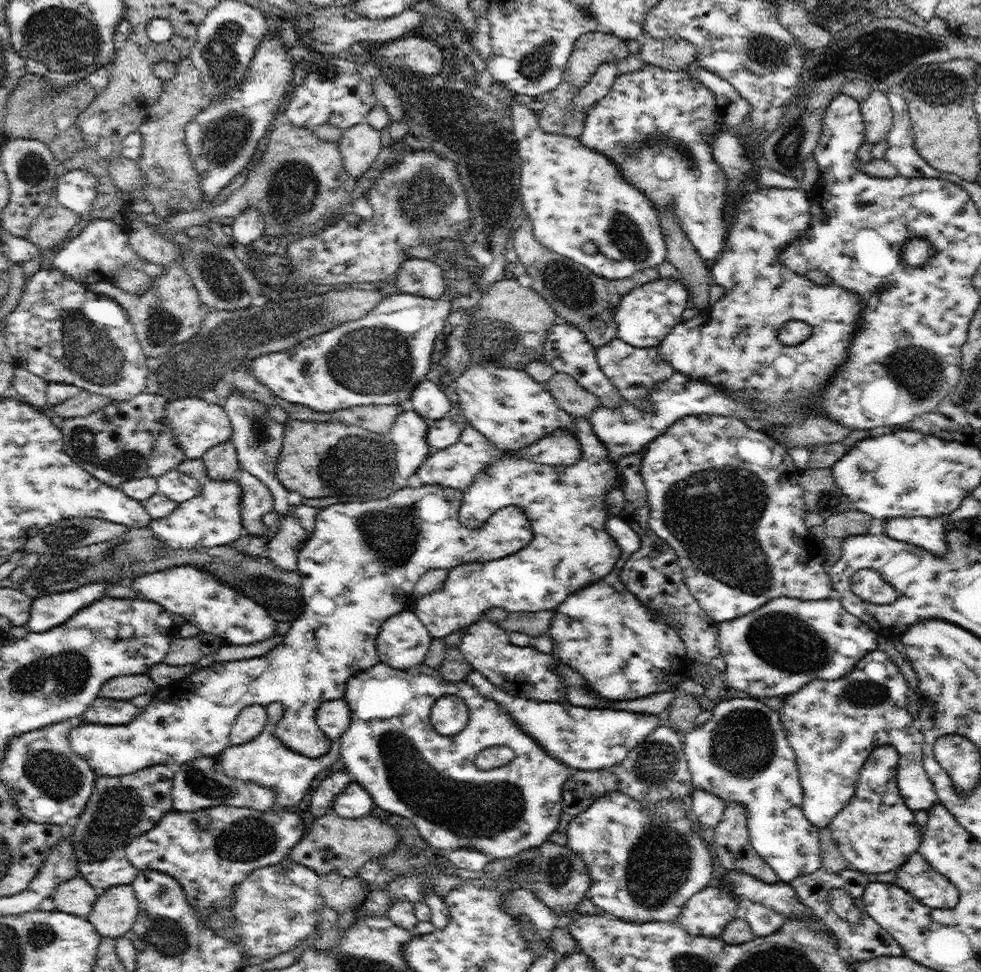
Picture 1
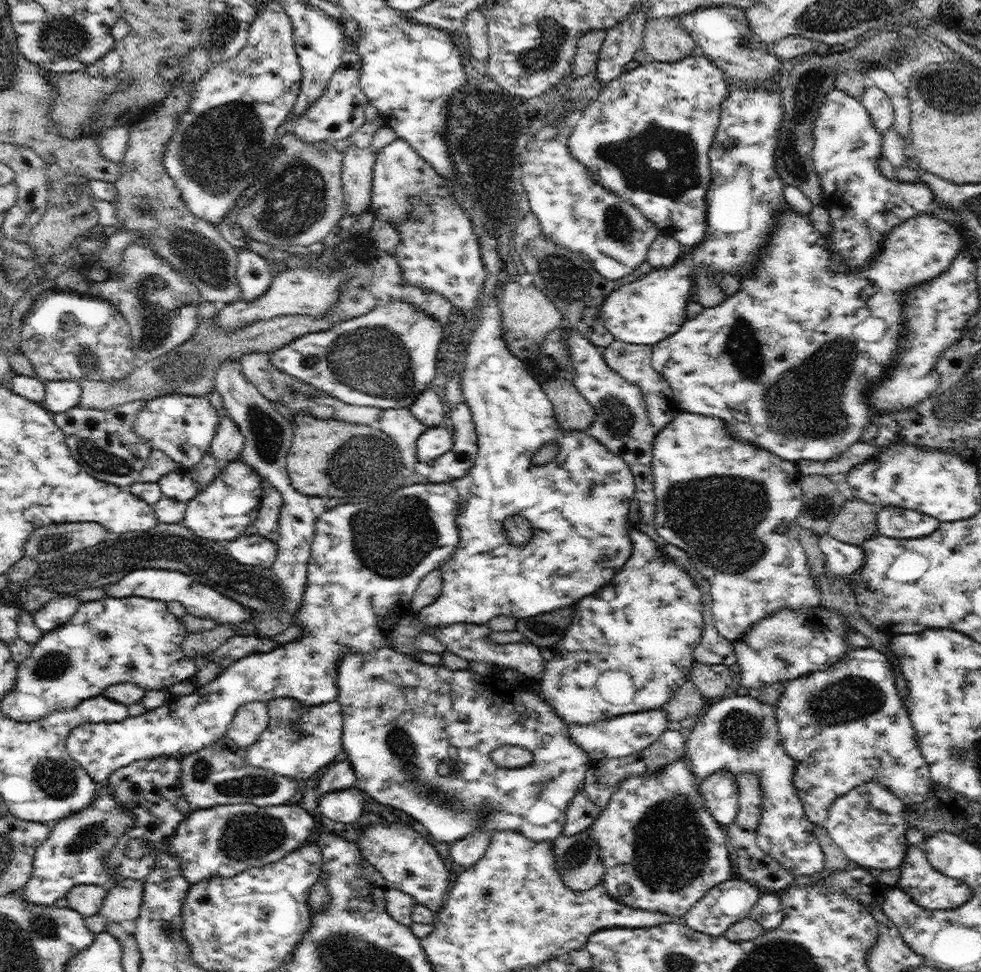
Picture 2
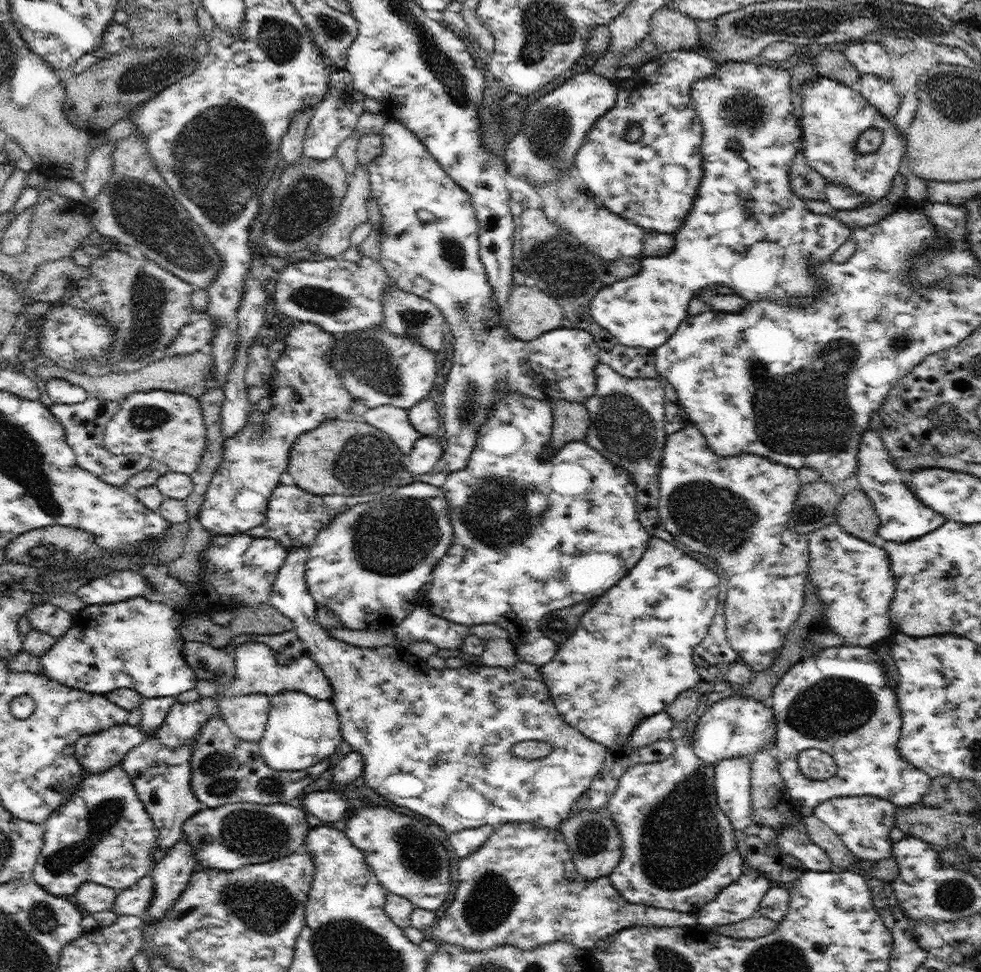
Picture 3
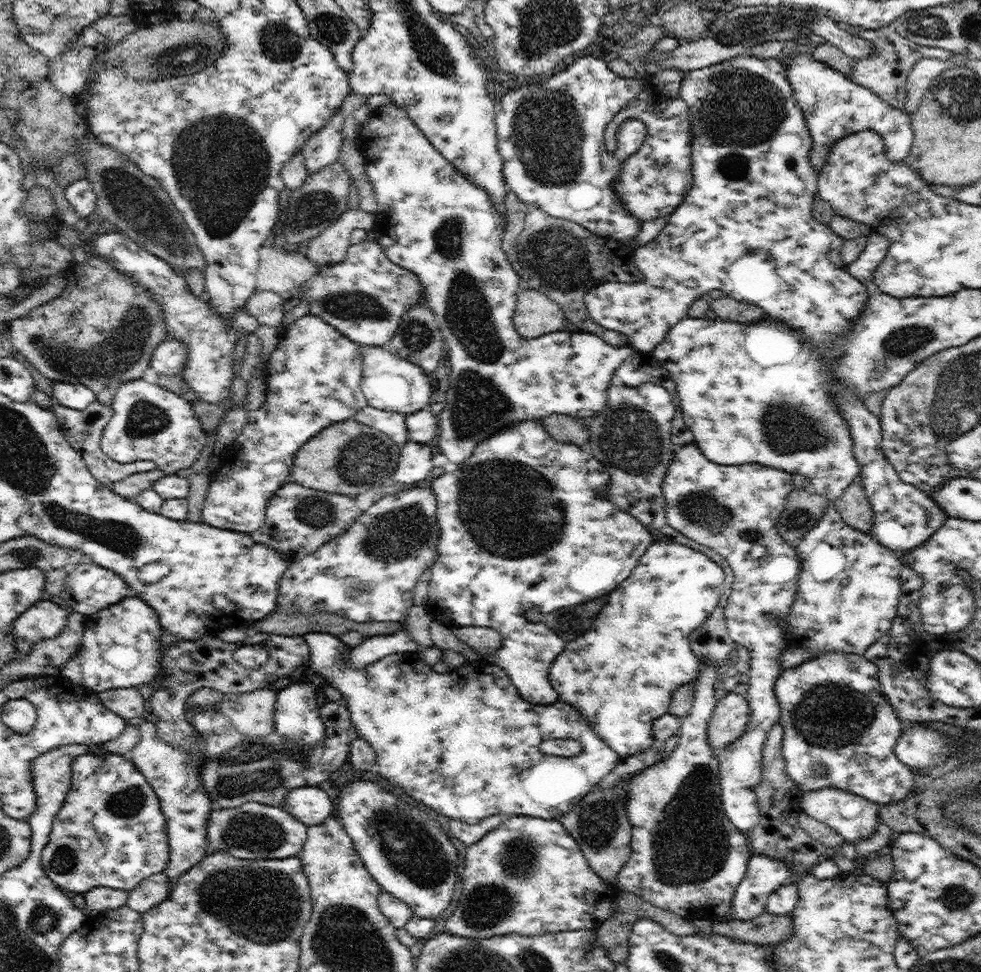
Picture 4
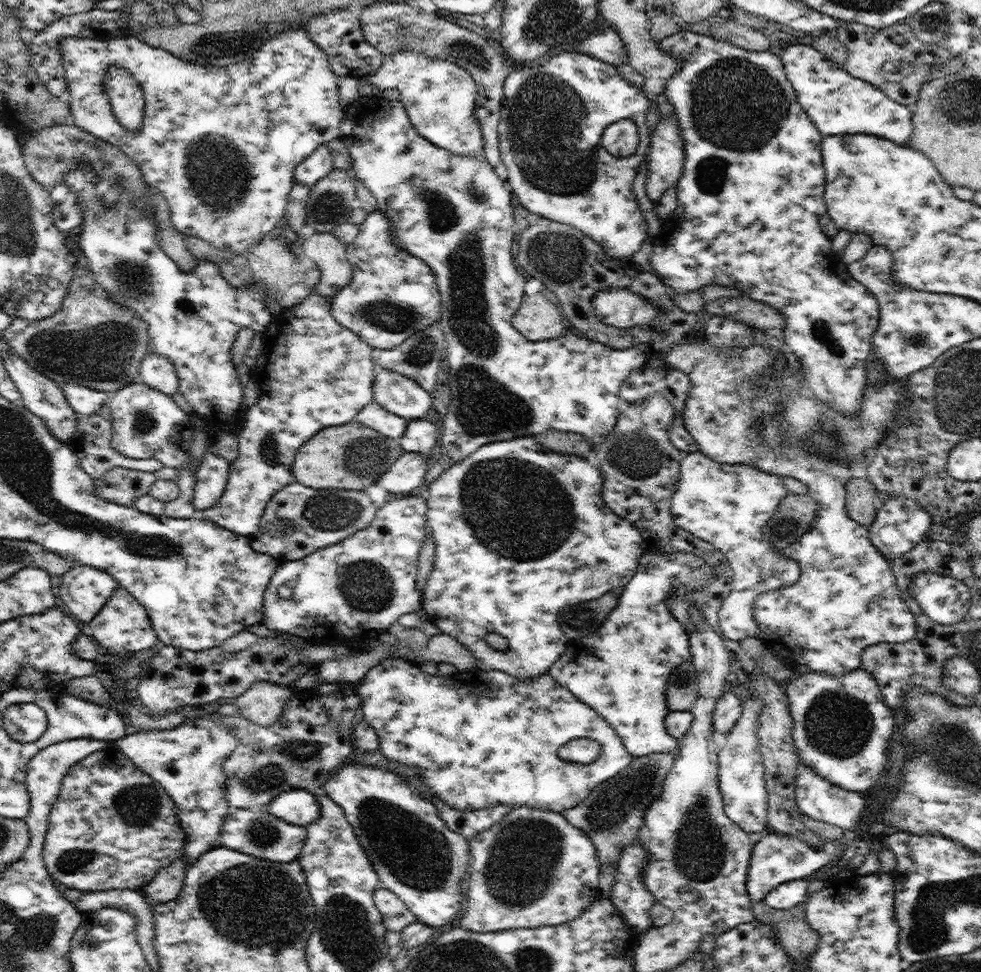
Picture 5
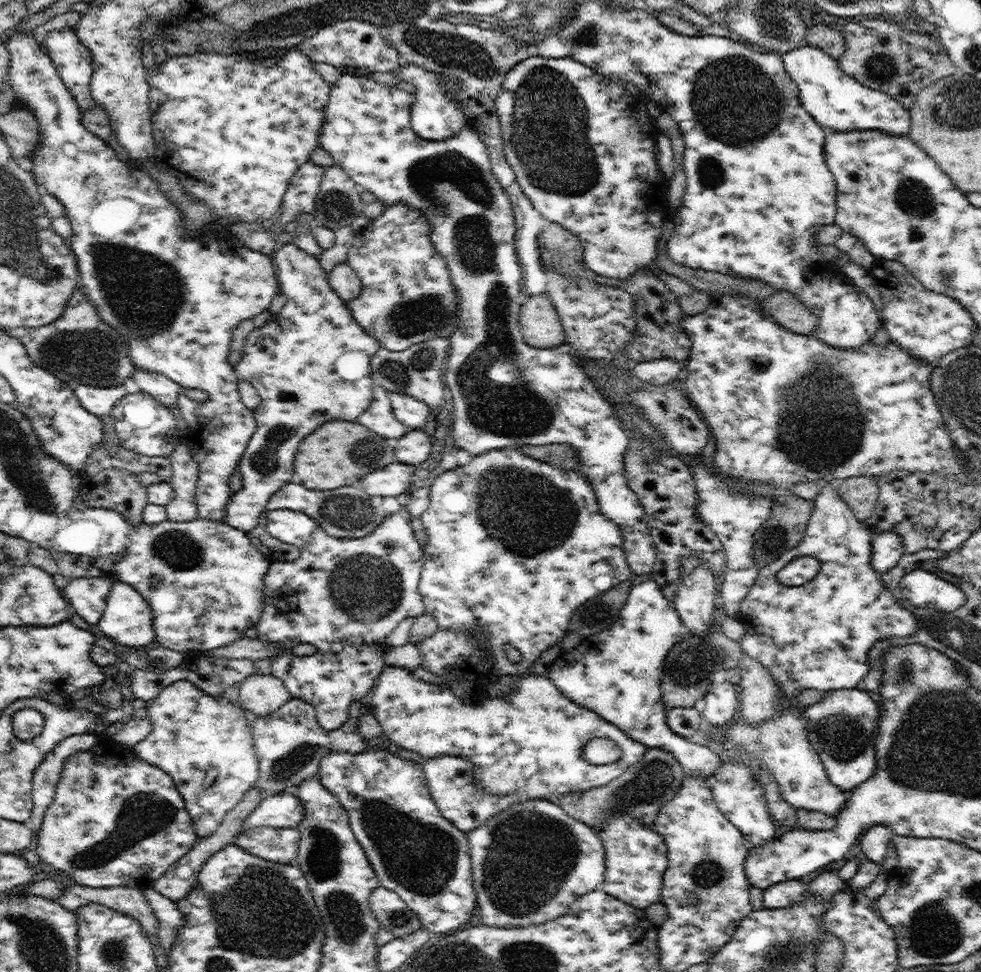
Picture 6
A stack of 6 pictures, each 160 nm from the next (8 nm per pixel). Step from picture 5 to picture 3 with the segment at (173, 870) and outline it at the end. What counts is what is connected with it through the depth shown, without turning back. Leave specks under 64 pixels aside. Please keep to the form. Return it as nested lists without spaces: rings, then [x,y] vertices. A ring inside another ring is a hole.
[[[151,875],[144,876],[130,888],[119,891],[114,911],[118,915],[136,915],[146,917],[154,894],[154,883]]]

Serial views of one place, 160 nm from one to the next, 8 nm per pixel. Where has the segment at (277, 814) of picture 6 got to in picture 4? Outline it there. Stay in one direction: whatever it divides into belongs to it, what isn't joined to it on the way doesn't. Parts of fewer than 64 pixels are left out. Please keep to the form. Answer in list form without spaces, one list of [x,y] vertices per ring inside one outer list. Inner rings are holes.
[[[321,786],[290,791],[284,807],[307,827],[322,824],[327,816],[336,815],[336,801]]]

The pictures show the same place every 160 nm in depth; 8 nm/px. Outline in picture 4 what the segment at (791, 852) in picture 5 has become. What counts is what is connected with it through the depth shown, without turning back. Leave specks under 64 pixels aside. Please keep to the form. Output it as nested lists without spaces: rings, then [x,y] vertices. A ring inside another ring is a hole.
[[[751,855],[748,861],[747,871],[742,879],[742,882],[735,890],[734,898],[732,899],[731,910],[733,912],[732,919],[749,921],[756,918],[759,914],[764,912],[768,897],[778,888],[784,884],[786,877],[792,874],[791,868],[786,863],[779,862],[779,860],[772,859],[771,856],[766,855]]]

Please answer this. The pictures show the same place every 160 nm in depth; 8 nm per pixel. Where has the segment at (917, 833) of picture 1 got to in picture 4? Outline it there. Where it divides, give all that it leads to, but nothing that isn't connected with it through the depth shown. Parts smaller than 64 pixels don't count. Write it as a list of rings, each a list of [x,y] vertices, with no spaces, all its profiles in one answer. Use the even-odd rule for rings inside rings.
[[[828,787],[801,795],[801,809],[808,816],[839,832],[844,840],[850,840],[855,844],[860,840],[871,838],[880,824],[878,804],[848,790]]]

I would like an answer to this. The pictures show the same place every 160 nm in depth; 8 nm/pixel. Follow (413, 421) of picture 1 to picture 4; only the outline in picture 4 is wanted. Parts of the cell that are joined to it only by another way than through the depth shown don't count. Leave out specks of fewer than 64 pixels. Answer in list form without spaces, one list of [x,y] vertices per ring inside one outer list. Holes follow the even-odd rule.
[[[368,405],[359,410],[354,419],[382,431],[397,444],[404,444],[409,439],[405,415],[400,412],[380,410]]]

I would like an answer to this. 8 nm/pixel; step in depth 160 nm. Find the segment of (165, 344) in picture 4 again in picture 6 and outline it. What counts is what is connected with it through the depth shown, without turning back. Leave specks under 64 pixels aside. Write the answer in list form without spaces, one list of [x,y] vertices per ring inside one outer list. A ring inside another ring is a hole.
[[[138,368],[133,372],[132,377],[139,386],[139,390],[146,391],[168,407],[177,404],[177,399],[183,396],[183,388],[161,372]]]

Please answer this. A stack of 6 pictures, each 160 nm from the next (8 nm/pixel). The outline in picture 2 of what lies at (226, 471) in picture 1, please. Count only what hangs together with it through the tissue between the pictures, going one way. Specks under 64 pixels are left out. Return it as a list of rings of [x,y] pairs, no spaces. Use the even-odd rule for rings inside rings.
[[[220,414],[216,434],[211,442],[210,452],[222,466],[239,458],[245,443],[245,436],[228,414]]]

